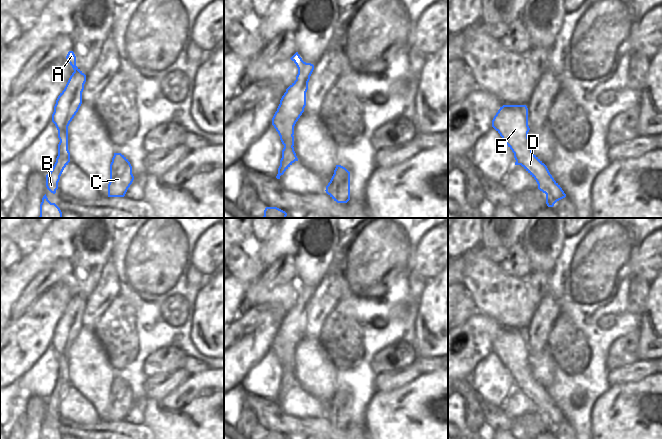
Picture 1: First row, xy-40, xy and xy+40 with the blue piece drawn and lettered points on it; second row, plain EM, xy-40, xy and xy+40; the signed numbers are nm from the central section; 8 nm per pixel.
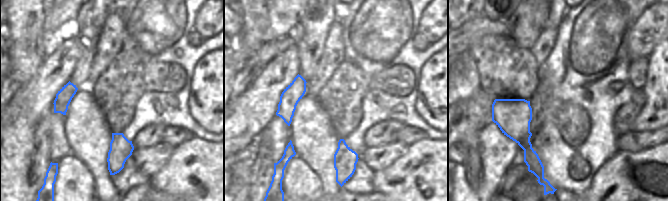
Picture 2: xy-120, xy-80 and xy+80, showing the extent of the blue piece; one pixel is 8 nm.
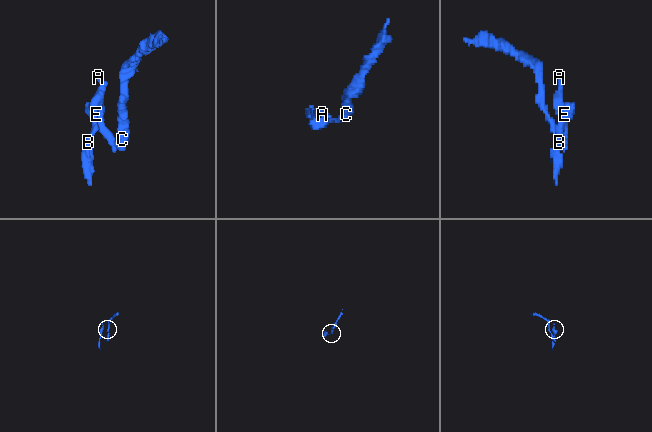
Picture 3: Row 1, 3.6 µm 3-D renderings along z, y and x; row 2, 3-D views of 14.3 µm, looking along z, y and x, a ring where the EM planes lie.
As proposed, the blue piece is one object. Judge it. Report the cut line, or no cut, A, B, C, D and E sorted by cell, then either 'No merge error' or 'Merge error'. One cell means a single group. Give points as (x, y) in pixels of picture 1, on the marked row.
Split along xy (277, 110), (285, 118), (280, 132), (292, 136). Groups: A B / C D E. Merge error.

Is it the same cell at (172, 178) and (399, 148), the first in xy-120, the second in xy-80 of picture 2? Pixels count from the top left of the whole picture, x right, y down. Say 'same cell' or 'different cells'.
different cells

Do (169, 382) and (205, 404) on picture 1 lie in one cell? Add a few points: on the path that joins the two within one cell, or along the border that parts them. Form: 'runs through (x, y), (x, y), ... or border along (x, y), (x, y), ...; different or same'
border along (190, 375), (162, 398), (156, 399); different

